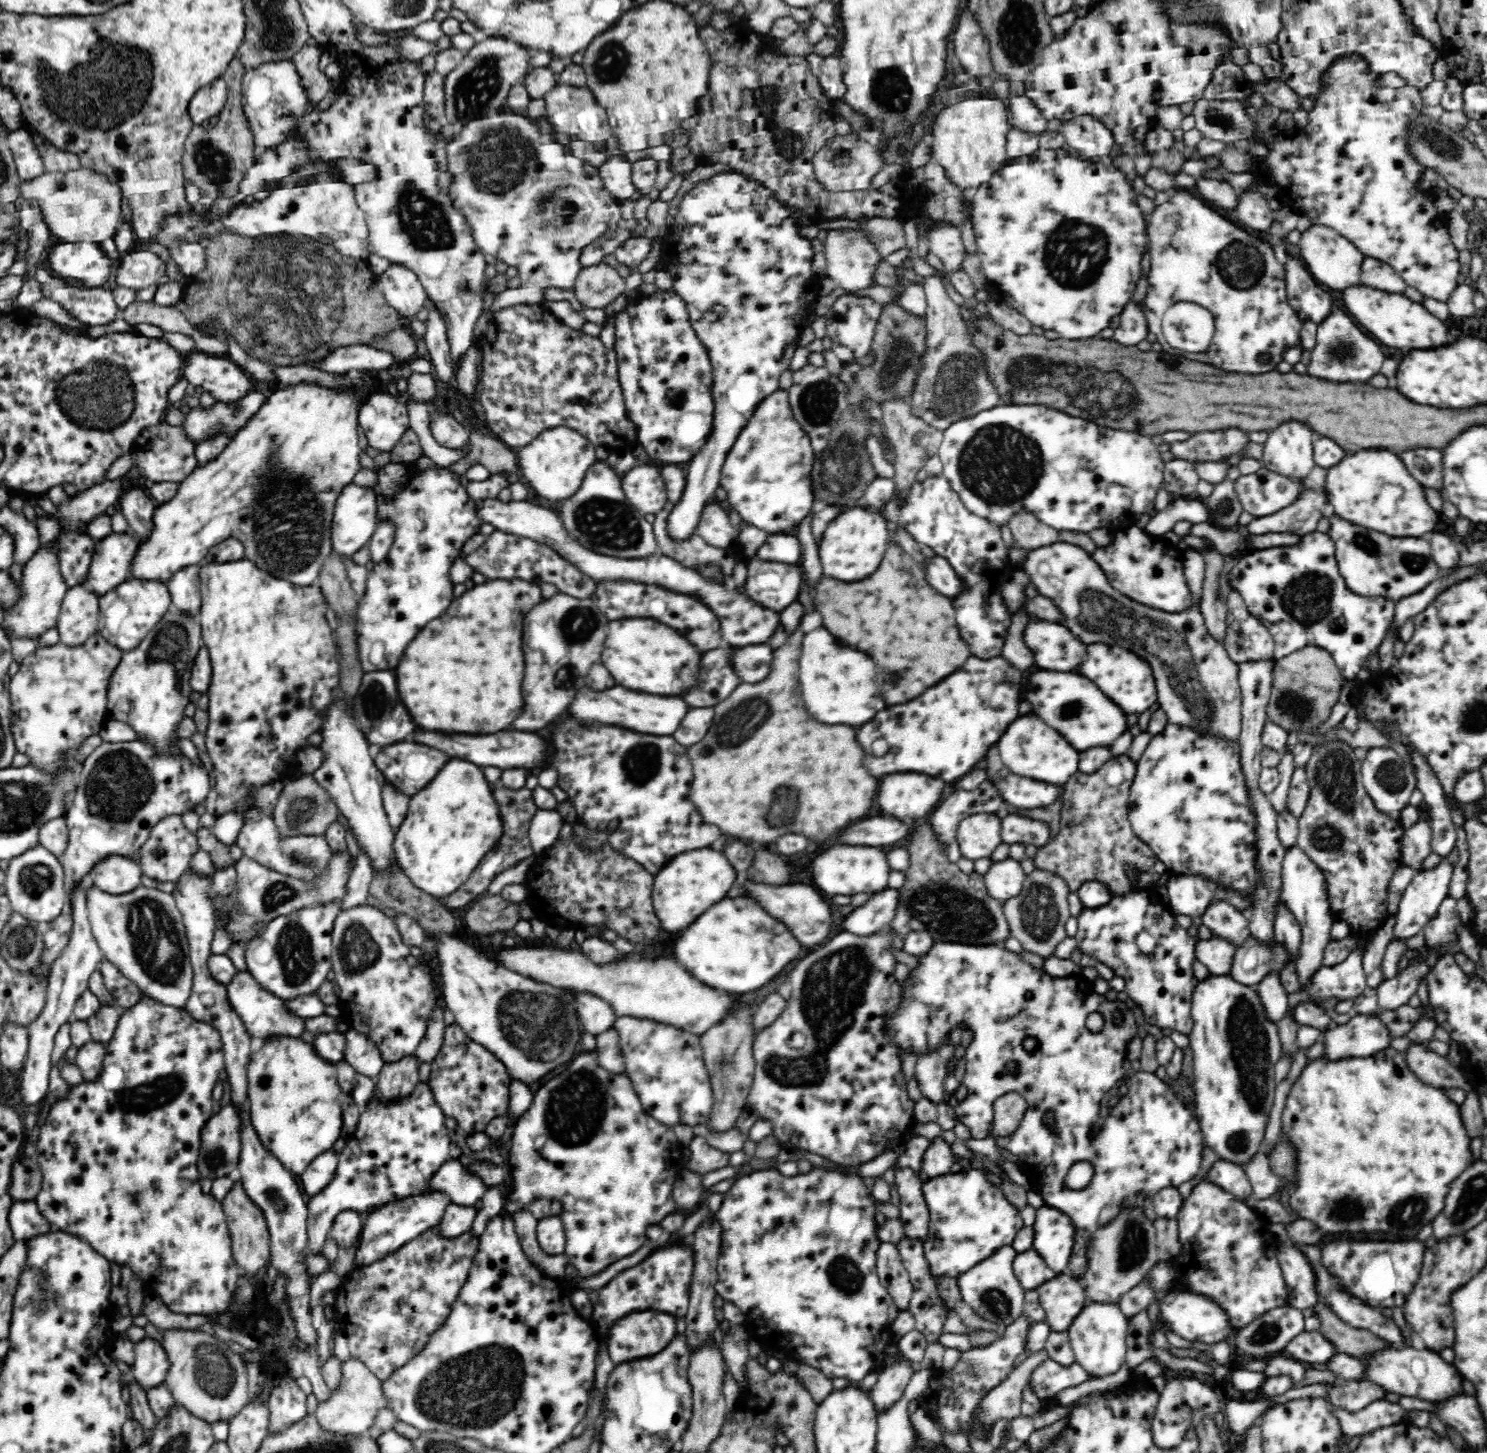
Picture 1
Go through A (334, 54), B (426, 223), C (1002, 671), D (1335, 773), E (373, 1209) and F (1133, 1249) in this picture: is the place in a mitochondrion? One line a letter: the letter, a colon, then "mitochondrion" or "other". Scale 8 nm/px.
A: other
B: mitochondrion
C: mitochondrion
D: mitochondrion
E: other
F: mitochondrion

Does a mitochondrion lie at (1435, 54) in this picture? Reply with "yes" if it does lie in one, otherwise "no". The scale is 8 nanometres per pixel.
no

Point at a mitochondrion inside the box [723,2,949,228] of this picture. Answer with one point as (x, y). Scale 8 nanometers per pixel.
(891, 93)

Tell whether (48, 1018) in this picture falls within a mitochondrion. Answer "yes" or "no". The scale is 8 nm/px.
no

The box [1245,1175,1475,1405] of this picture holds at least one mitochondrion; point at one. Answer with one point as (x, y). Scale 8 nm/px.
(1411, 1210)

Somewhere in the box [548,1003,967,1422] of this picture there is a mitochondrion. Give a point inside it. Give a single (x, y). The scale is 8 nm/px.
(580, 1106)

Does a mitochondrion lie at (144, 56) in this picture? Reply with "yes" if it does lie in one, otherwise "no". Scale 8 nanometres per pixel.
yes

